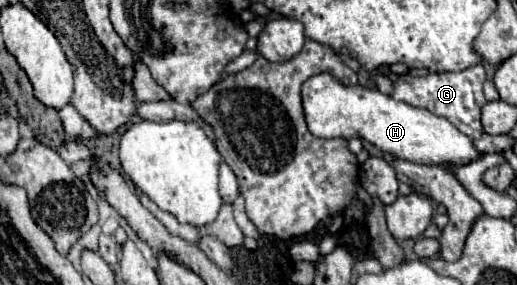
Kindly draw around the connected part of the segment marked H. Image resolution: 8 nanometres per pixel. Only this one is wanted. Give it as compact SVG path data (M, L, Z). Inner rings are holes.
M330 72L314 74L302 84L302 106L308 130L316 138L362 138L394 158L438 166L464 164L480 156L480 152L472 146L472 138L454 128L446 118L434 116L428 110L414 108L406 102L398 102L392 96L382 94L378 88L362 84L346 86Z

